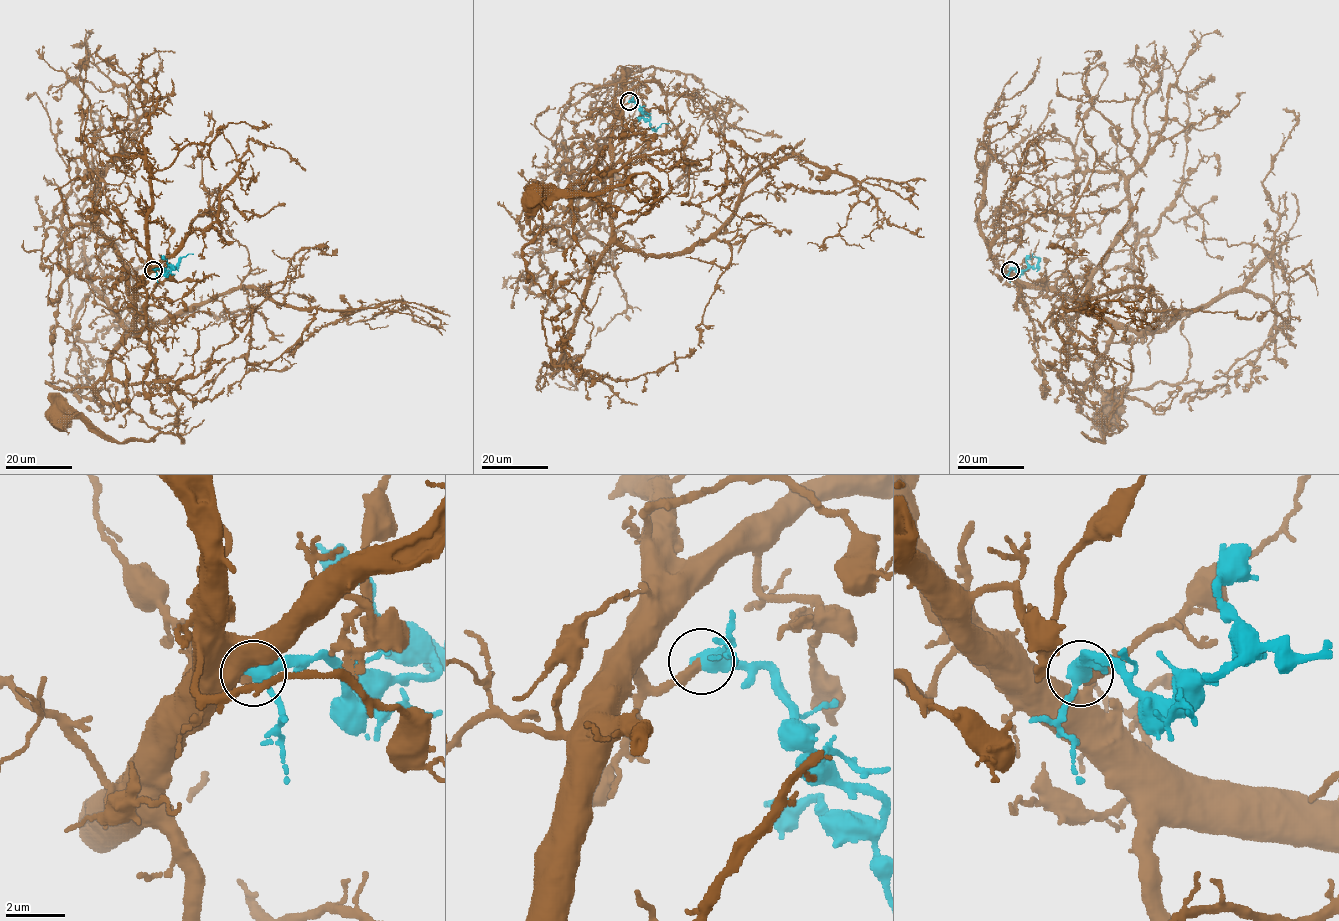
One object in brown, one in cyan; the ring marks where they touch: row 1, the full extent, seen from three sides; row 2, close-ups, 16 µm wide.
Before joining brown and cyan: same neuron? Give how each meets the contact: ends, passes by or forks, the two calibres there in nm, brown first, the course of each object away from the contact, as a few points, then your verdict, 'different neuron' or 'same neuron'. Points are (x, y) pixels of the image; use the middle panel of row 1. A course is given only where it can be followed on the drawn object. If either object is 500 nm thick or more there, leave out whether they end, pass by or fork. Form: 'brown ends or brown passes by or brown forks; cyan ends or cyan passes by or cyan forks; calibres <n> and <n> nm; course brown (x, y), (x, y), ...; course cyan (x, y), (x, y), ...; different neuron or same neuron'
brown ends; cyan passes by; calibres 400 and 440 nm; course brown (630, 101), (613, 120), (611, 224), (646, 213), (659, 193), (647, 173), (605, 191), (532, 195); course cyan (630, 101), (636, 102), (649, 116), (652, 129), (669, 123); same neuron

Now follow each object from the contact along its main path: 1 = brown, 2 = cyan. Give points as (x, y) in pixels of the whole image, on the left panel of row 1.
1: (154, 269), (136, 284), (135, 331), (155, 350), (183, 442), (171, 433), (117, 442), (56, 415)
2: (154, 269), (173, 270), (180, 259), (193, 254)

